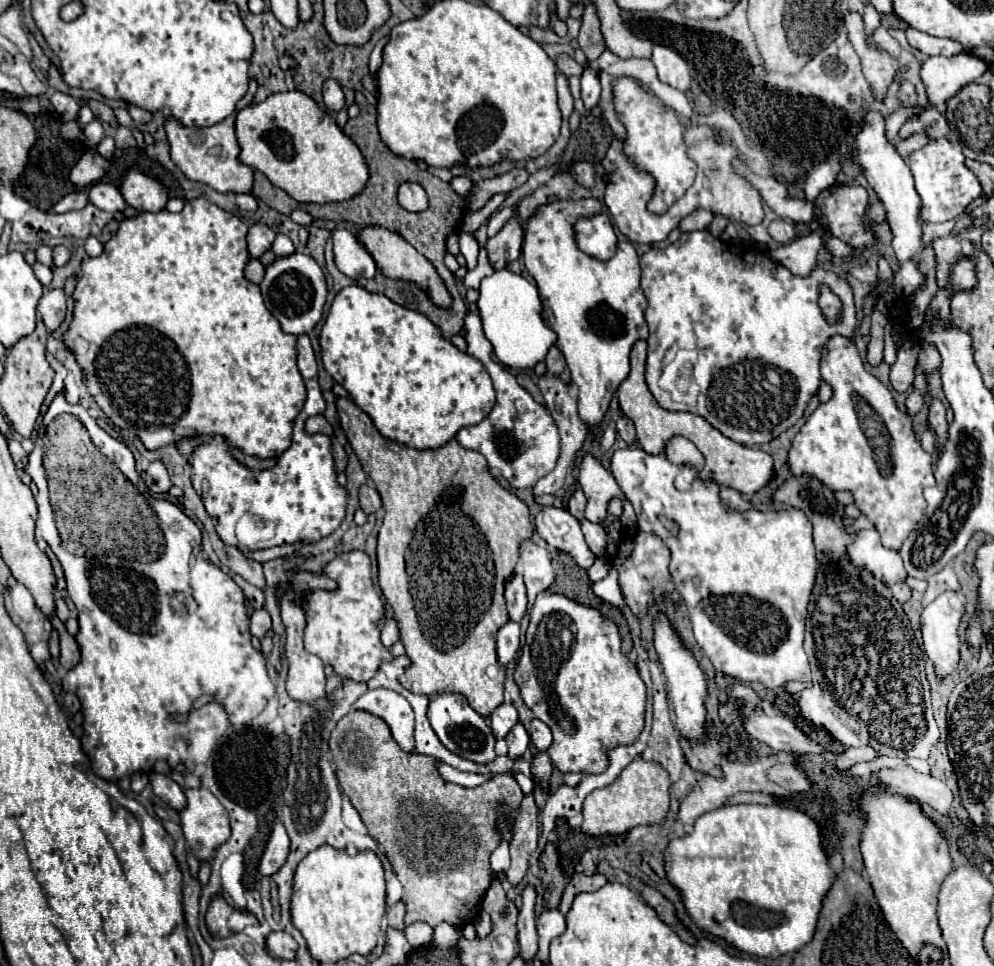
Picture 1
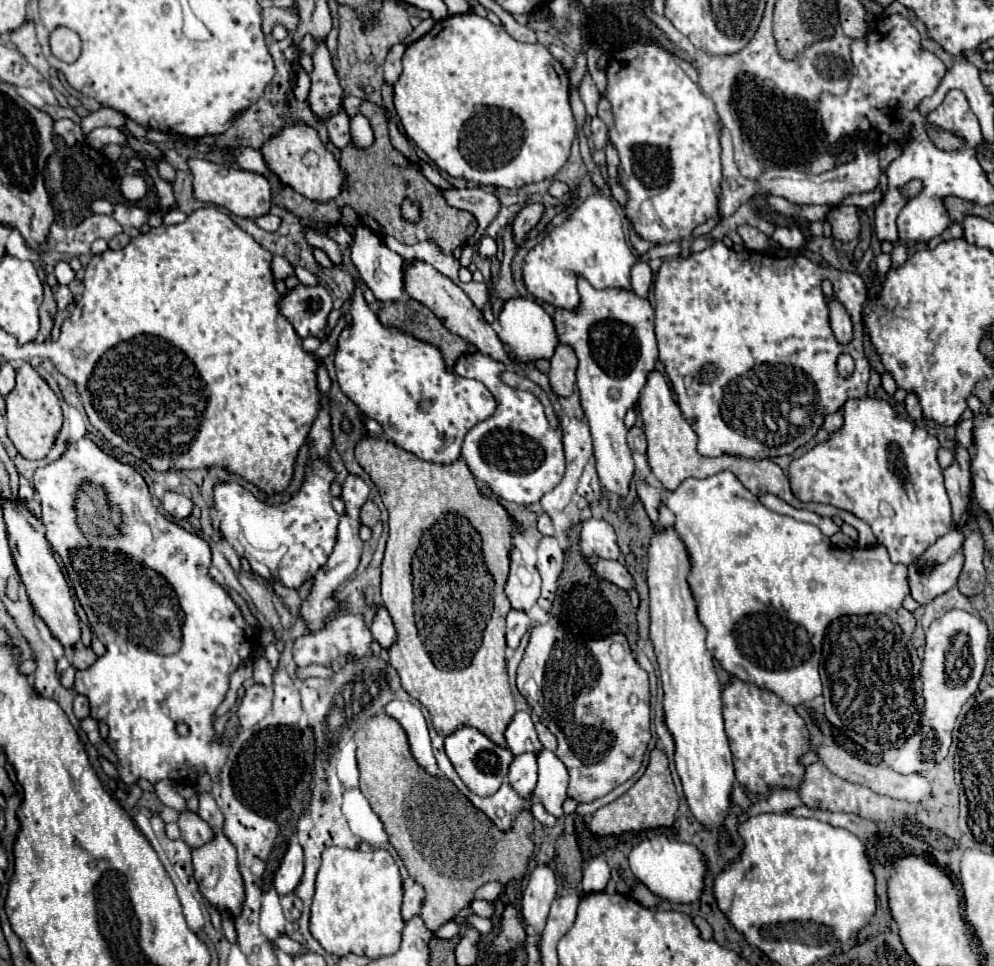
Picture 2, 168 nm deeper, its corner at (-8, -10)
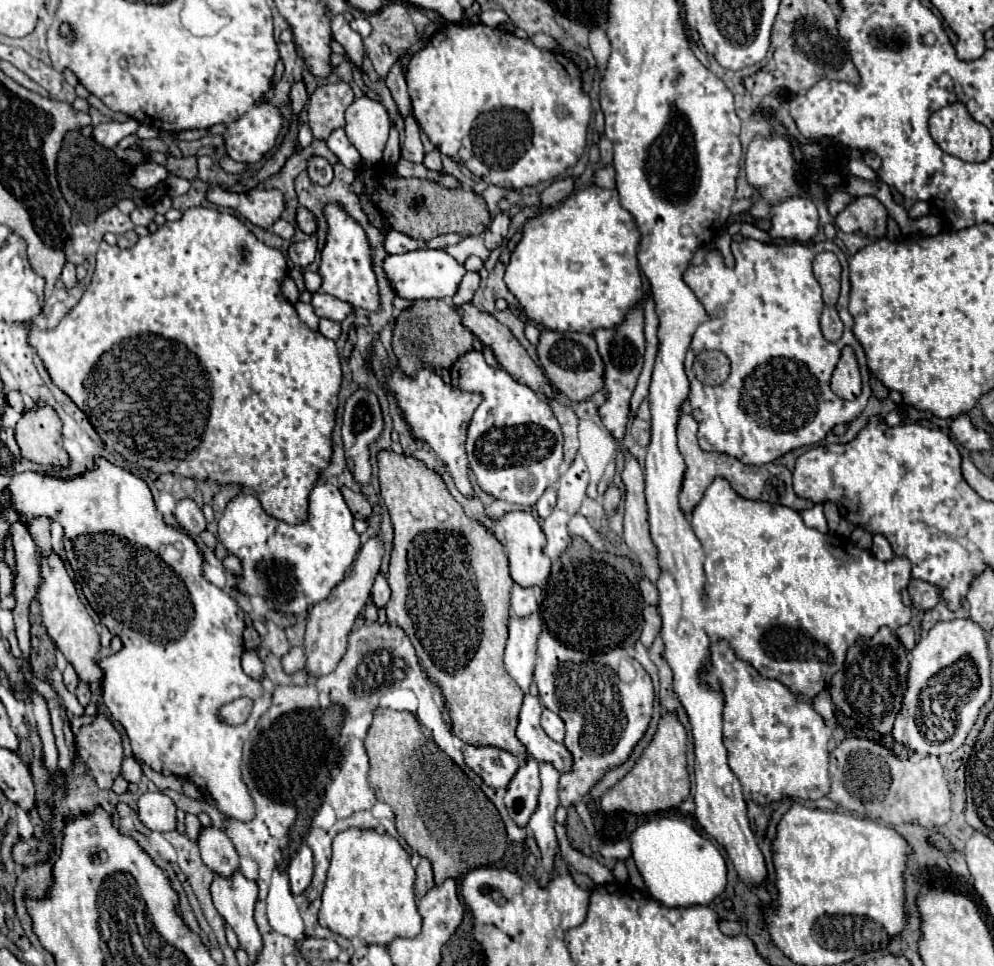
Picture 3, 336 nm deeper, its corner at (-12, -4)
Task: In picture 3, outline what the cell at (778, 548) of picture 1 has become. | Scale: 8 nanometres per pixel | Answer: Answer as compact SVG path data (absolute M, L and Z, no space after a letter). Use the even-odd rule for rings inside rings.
M714 478L714 482L708 486L702 500L692 510L692 528L698 536L698 540L702 542L702 548L706 554L706 564L704 564L706 592L704 594L708 600L708 620L710 620L710 624L704 626L706 634L710 636L712 642L726 640L738 658L742 658L744 662L750 662L750 666L754 666L758 670L758 674L762 674L764 678L772 678L772 680L782 682L794 694L794 698L798 698L798 702L812 702L812 698L818 692L822 692L822 688L824 690L828 688L832 674L844 666L846 648L852 646L858 636L870 638L878 632L880 626L902 626L910 620L910 608L906 608L902 604L902 598L900 598L900 592L908 586L908 582L912 578L908 558L892 556L892 560L882 562L870 550L858 548L858 546L856 546L856 554L852 554L850 550L846 552L844 542L840 542L840 548L838 548L838 540L832 542L834 538L830 534L822 534L816 528L808 528L802 522L800 512L790 510L788 506L782 506L782 504L778 504L778 508L776 508L776 504L770 504L770 502L746 500L730 486L730 482L726 482L726 478Z

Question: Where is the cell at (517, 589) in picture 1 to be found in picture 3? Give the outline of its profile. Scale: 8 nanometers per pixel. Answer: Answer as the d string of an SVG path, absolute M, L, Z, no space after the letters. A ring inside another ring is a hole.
M510 512L504 518L500 518L500 526L504 528L504 544L506 544L506 554L510 560L512 580L520 586L526 586L526 588L544 586L546 578L550 576L552 562L544 554L546 536L544 536L538 520L530 512Z

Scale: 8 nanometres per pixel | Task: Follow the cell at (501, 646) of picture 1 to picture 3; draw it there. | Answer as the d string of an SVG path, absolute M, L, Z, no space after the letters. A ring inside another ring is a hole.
M514 584L514 588L512 588L512 612L518 618L528 618L536 610L538 610L538 602L536 602L534 590Z

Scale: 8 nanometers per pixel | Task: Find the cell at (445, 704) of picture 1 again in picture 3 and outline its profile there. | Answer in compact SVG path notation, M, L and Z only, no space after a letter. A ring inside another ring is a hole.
M464 744L462 754L466 766L474 770L490 788L506 788L520 766L514 754L494 746Z

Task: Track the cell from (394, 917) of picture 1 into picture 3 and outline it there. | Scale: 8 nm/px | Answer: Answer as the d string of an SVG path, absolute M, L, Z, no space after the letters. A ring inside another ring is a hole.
M426 858L420 860L420 864L416 866L416 882L414 882L414 894L416 898L424 896L426 892L430 892L434 888L434 876L432 876L432 866Z

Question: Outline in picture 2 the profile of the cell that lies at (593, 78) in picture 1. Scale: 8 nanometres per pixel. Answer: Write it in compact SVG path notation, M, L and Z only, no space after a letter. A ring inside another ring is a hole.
M592 118L592 140L594 140L594 148L596 150L604 150L606 148L606 136L608 136L608 128L600 118Z

